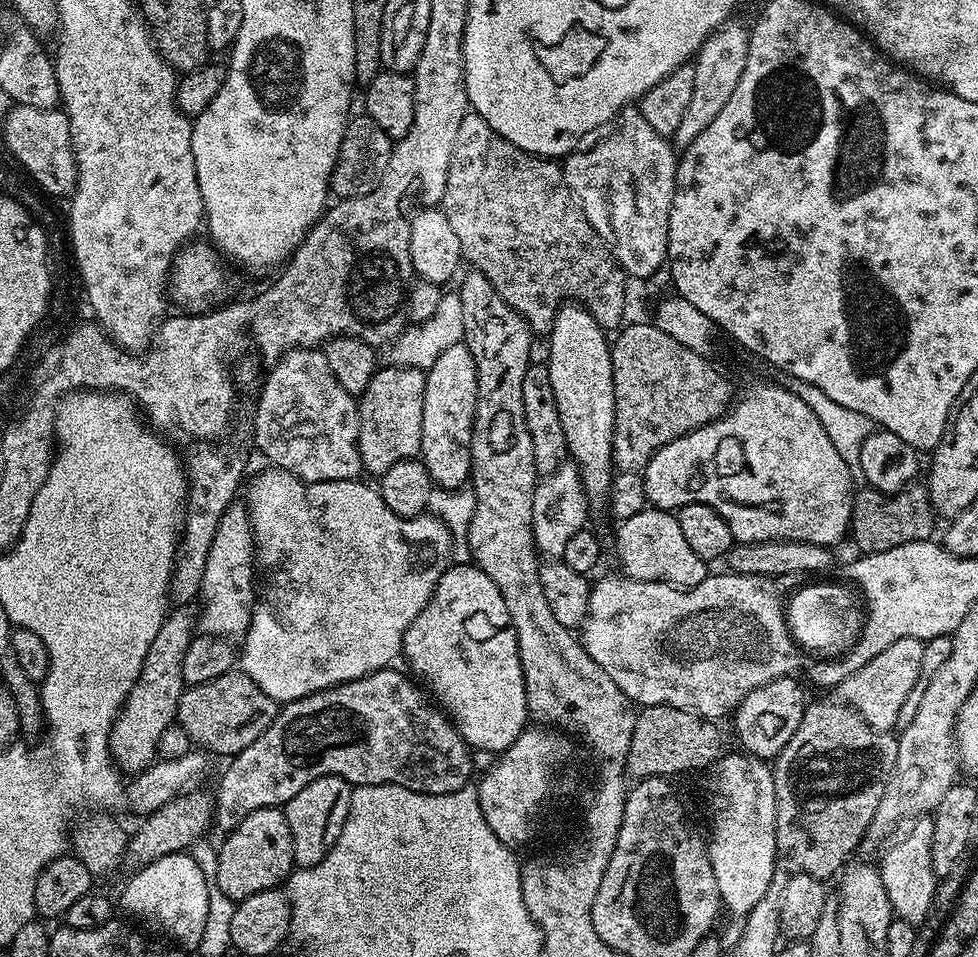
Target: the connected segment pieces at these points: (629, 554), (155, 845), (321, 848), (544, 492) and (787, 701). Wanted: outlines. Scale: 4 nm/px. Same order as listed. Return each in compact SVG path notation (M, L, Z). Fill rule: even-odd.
M646 506L634 518L619 521L620 529L616 532L616 556L624 567L623 575L630 580L645 580L646 582L662 582L673 584L676 588L693 588L698 586L710 575L709 565L686 543L682 534L682 526L678 526L678 518L671 511L655 506Z
M204 790L185 792L182 796L176 796L166 806L162 806L157 812L147 813L144 825L135 833L131 833L128 842L129 861L133 860L136 866L152 864L163 856L174 856L191 849L204 836L204 831L214 824L214 800Z
M323 776L298 790L298 794L283 805L282 811L292 835L292 859L296 868L309 868L322 862L334 842L338 842L338 834L342 834L350 810L352 790L353 785L341 776Z
M561 463L559 468L547 473L536 485L532 507L532 536L536 539L537 553L544 558L563 557L570 538L585 531L588 511L588 495L584 493L583 478L575 463Z
M783 676L758 690L754 690L736 707L736 736L745 753L765 762L780 755L786 742L794 738L794 730L798 730L798 722L802 722L806 699L800 684L792 676Z

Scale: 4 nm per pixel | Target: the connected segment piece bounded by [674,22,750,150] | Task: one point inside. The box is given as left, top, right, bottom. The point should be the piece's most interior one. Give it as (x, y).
(717, 66)

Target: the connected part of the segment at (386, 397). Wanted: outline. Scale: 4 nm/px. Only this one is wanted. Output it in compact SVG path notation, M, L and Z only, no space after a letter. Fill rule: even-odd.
M381 367L370 378L364 395L359 397L360 462L365 473L379 474L390 470L394 462L410 460L420 455L422 442L422 402L426 382L419 368Z

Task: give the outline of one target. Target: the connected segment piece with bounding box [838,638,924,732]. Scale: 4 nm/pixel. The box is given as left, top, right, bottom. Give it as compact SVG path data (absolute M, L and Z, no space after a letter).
M898 638L894 646L886 646L878 658L870 658L862 670L854 670L850 678L840 684L838 696L843 703L854 709L874 730L892 732L898 722L898 710L906 702L906 694L921 683L922 650L924 641L918 638Z

